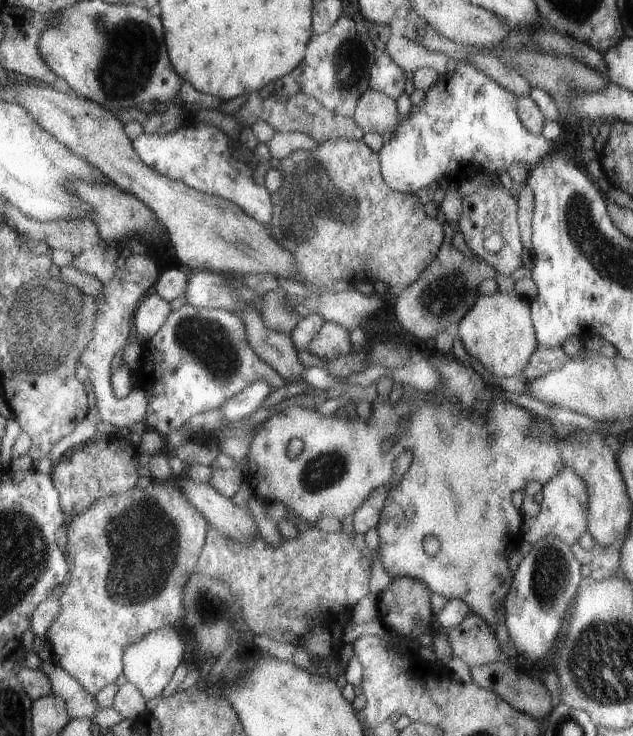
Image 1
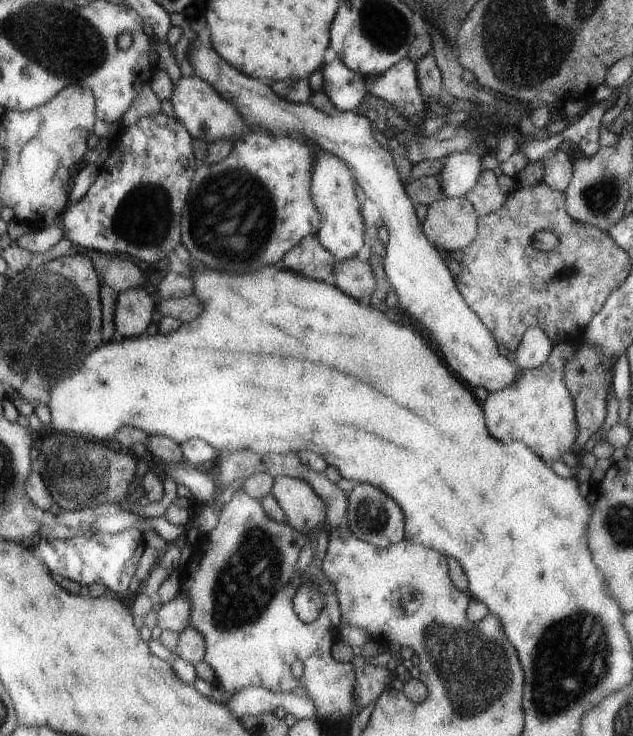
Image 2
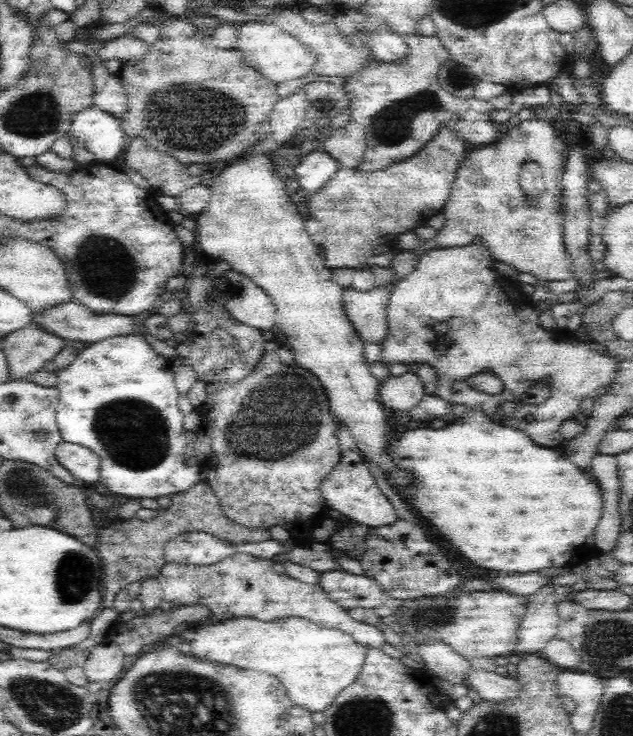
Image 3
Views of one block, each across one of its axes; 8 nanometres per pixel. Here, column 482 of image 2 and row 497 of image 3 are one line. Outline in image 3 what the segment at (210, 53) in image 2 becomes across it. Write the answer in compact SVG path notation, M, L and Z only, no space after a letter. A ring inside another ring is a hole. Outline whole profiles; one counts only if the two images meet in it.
M337 426L339 448L342 451L341 462L330 472L323 481L321 496L326 507L334 509L345 515L348 519L366 525L366 527L378 528L394 524L398 519L394 506L384 496L382 490L376 486L375 479L366 468L365 461L356 447L355 440L345 426Z

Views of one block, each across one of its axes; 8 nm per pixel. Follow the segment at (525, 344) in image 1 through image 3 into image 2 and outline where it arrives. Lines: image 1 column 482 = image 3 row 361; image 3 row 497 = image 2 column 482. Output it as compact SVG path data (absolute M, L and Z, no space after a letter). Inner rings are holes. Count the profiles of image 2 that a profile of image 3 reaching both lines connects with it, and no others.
M564 343L554 344L553 352L544 364L534 369L520 369L515 381L500 391L490 391L488 397L482 402L486 426L494 438L504 441L521 441L525 443L538 457L548 464L552 461L561 460L561 456L571 451L573 443L577 438L577 423L575 407L572 396L564 383L565 360L577 350L577 344L566 345Z

